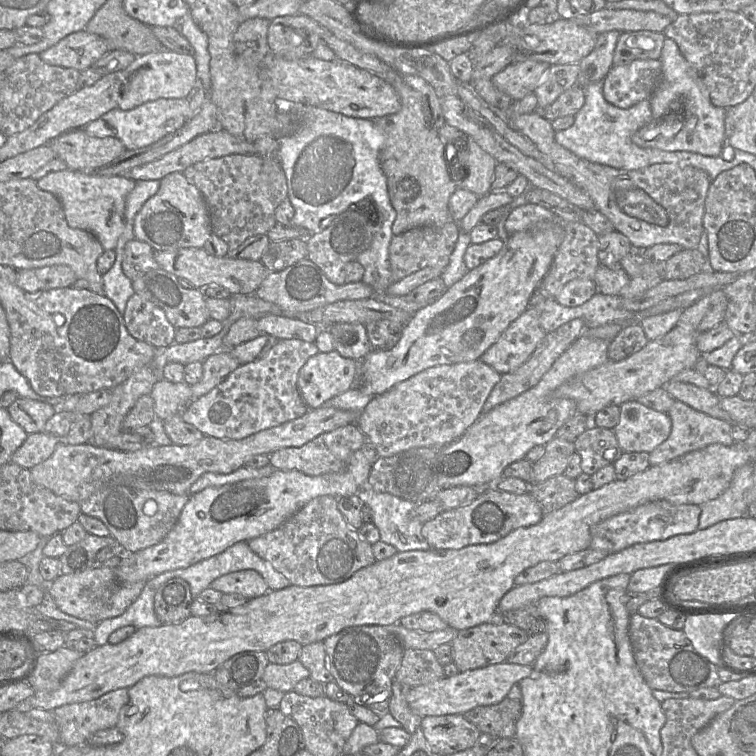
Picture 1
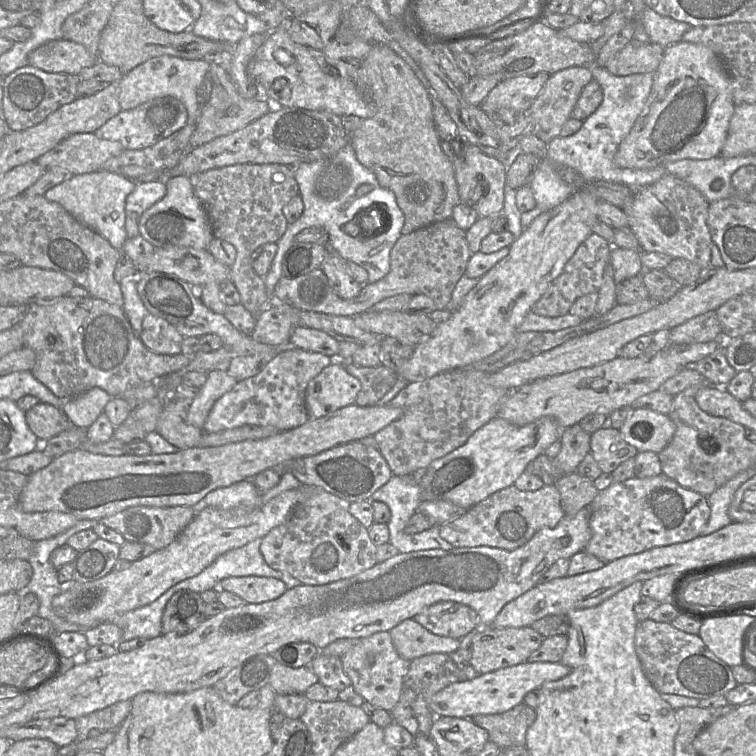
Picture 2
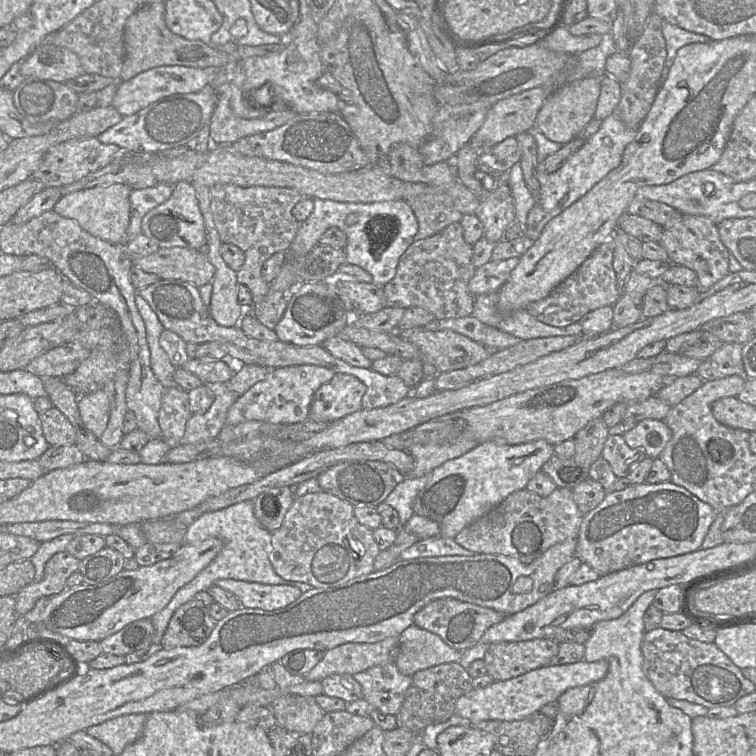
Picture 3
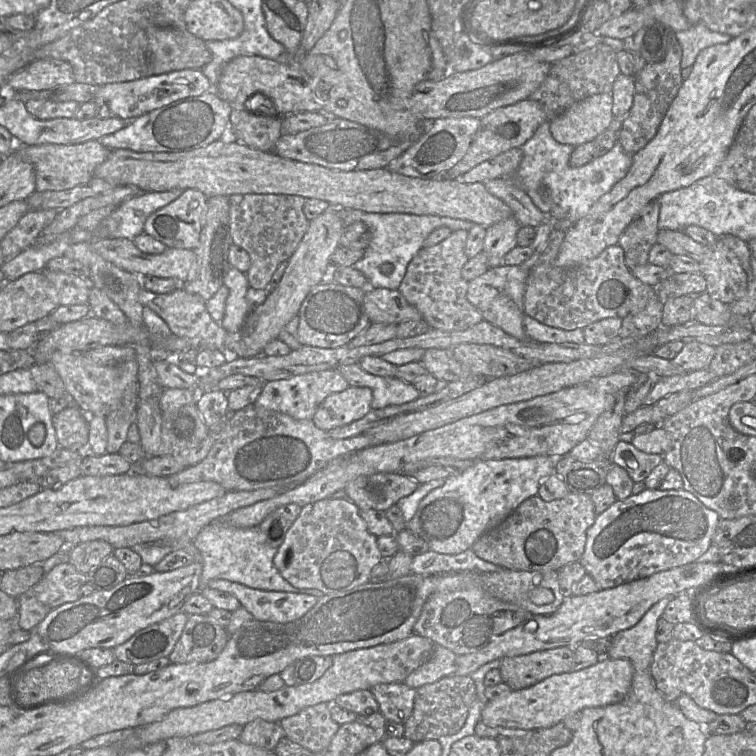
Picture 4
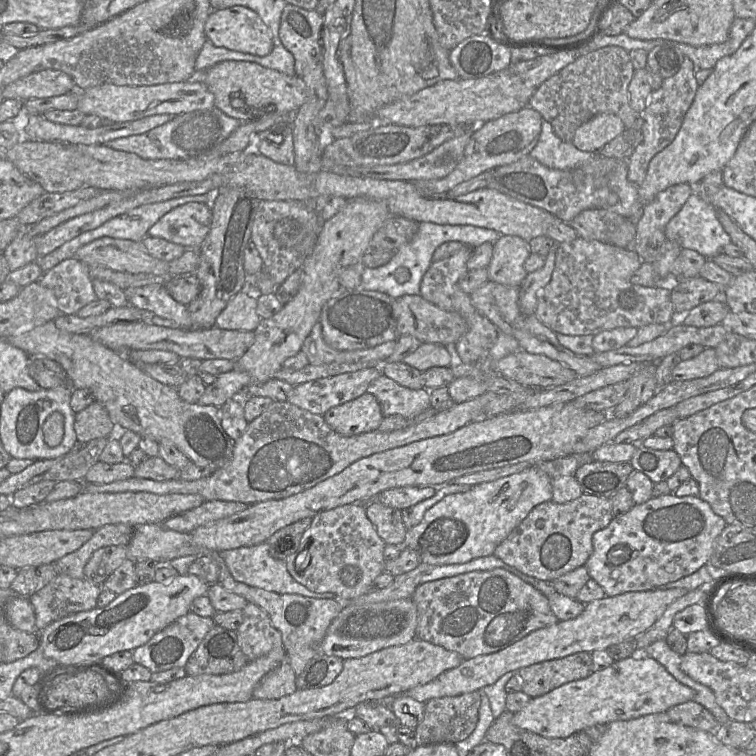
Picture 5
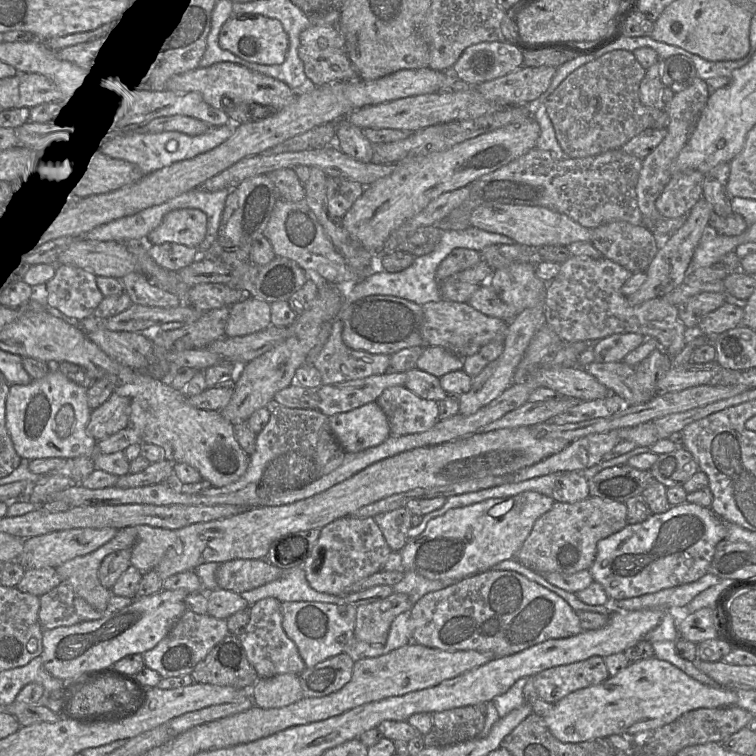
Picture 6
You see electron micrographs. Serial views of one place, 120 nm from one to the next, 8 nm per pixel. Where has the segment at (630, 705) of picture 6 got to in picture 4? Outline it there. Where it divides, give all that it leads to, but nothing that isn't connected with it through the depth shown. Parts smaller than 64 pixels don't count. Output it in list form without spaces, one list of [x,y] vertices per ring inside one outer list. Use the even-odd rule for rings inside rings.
[[[606,659],[578,671],[555,674],[528,688],[512,690],[504,697],[487,701],[481,712],[481,722],[492,727],[524,730],[549,728],[586,708],[622,701],[630,690],[632,677],[633,667],[627,659]]]

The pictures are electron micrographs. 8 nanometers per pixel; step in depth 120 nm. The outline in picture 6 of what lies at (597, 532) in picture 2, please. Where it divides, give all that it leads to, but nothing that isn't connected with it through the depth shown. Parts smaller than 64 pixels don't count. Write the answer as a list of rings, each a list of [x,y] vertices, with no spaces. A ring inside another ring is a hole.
[[[685,502],[671,506],[664,513],[652,514],[642,522],[627,524],[619,532],[600,540],[597,544],[596,557],[588,570],[593,580],[602,585],[610,602],[638,597],[688,584],[703,577],[708,573],[717,544],[726,536],[724,521],[710,508]]]

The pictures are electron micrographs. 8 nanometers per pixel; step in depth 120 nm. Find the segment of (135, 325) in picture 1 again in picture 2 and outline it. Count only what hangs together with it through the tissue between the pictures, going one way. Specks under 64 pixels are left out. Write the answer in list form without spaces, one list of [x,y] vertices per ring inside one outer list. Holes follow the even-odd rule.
[[[148,313],[138,335],[144,346],[158,354],[176,355],[181,352],[183,336],[165,319]]]

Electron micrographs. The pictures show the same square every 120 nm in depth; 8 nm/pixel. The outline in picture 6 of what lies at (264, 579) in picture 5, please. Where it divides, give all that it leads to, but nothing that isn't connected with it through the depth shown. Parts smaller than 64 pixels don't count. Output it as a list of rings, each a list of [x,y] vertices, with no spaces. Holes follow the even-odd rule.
[[[303,566],[283,570],[284,573],[279,579],[241,593],[241,596],[247,600],[249,606],[269,597],[274,597],[281,602],[316,601],[335,604],[343,603],[342,596],[334,596],[314,590],[306,579]]]

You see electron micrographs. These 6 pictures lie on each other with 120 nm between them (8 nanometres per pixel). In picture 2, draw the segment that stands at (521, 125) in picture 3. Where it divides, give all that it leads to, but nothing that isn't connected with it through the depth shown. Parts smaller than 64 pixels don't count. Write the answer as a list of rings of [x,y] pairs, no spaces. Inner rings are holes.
[[[538,72],[499,81],[480,104],[487,114],[494,114],[500,108],[511,108],[519,113],[527,112],[543,89],[549,74]]]

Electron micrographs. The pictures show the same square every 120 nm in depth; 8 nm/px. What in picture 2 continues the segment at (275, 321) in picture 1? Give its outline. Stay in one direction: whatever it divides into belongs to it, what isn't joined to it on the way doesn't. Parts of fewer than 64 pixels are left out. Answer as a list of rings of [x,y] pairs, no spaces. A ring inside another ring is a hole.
[[[298,325],[292,330],[289,343],[294,347],[338,360],[339,341],[324,331]]]

